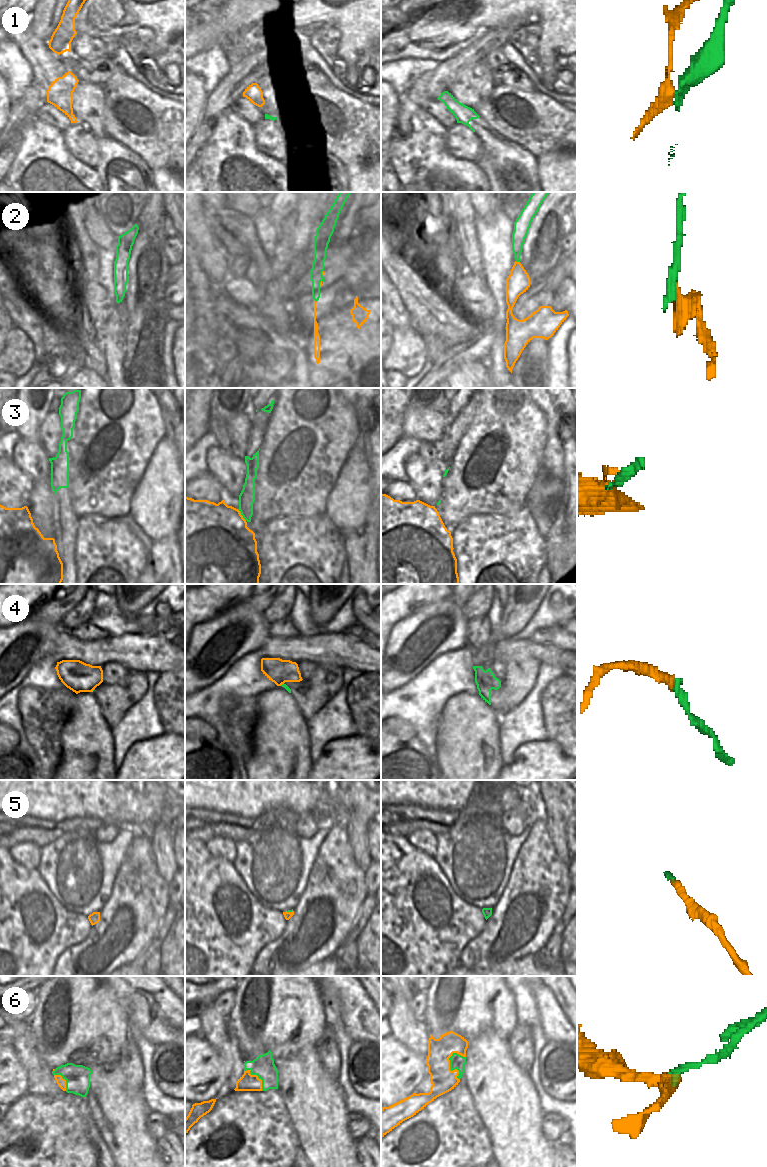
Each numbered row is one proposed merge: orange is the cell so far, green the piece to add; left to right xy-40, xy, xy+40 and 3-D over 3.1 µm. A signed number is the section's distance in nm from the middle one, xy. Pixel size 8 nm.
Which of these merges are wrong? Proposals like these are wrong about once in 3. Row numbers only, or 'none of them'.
1, 2, 3, 6

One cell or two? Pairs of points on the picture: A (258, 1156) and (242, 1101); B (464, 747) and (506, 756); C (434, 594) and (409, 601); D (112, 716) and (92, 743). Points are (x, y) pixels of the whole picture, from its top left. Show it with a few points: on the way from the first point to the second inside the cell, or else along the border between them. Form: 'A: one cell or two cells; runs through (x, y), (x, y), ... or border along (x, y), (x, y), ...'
A: one cell; runs through (258, 1142), (242, 1124), (242, 1115)
B: two cells; border along (498, 732), (500, 758), (504, 764)
C: one cell; runs through (428, 594), (415, 595)
D: two cells; border along (98, 701), (100, 712), (110, 728)

